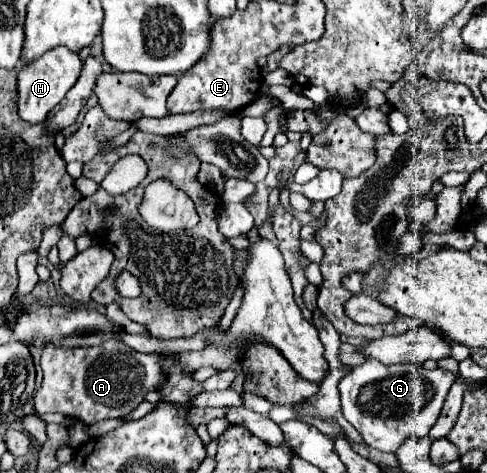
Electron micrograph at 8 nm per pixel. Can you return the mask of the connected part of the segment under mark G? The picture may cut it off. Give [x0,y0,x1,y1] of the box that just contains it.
[339,360,457,452]

